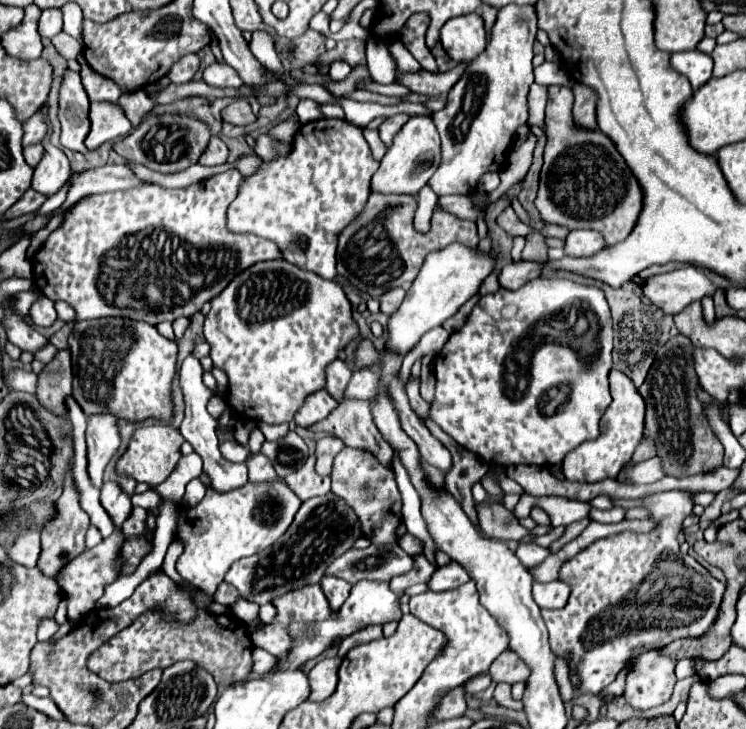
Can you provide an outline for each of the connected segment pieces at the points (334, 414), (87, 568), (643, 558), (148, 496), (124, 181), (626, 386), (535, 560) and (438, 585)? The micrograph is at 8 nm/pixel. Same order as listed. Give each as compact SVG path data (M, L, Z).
M342 400L336 410L332 410L322 422L316 422L308 430L334 434L342 438L346 446L364 448L372 452L378 462L382 462L382 466L392 468L394 450L374 426L368 400Z
M114 530L110 538L102 540L98 546L84 550L78 558L74 558L74 562L66 564L62 574L58 576L58 584L62 588L62 596L68 598L68 618L72 622L84 618L84 614L92 612L96 608L96 600L104 594L104 588L108 584L112 584L114 580L118 580L118 566L114 566L114 562L118 562L118 552L122 550L122 544L126 542L126 536L120 530Z
M682 490L644 496L642 508L646 508L648 520L656 524L650 532L622 532L594 540L578 552L578 556L572 556L562 564L558 580L572 588L568 604L562 610L542 610L542 618L550 634L552 652L566 660L570 670L578 674L580 686L576 694L598 694L616 678L628 658L654 646L666 646L682 636L700 636L710 628L712 622L704 622L706 602L720 602L724 584L712 578L708 570L704 572L702 564L692 556L680 556L676 540L682 532L684 518L692 514L692 506L690 492Z
M148 490L148 492L144 492L144 494L134 494L132 496L132 502L136 504L136 506L142 506L142 508L150 508L154 514L158 514L158 504L160 504L160 496L158 496L158 492L156 490Z
M106 164L102 168L94 168L88 172L72 172L72 186L68 190L68 198L62 208L70 208L76 204L76 200L88 196L88 194L98 194L98 192L112 192L112 190L130 190L134 186L146 184L146 180L138 178L132 174L132 170L124 164Z
M610 372L610 394L612 404L606 408L602 420L600 420L600 436L590 442L582 442L578 448L574 448L562 462L562 470L566 480L576 482L600 482L604 478L616 478L626 462L630 462L638 442L642 440L644 432L644 400L638 394L632 380L618 372Z
M535 543L519 545L516 550L517 557L527 569L543 562L549 554L548 548Z
M450 560L446 566L438 568L434 572L434 576L430 578L428 586L430 590L436 590L436 592L442 592L442 590L452 590L452 588L458 588L460 584L468 582L470 576L468 576L468 570L460 564L460 562L454 562Z

